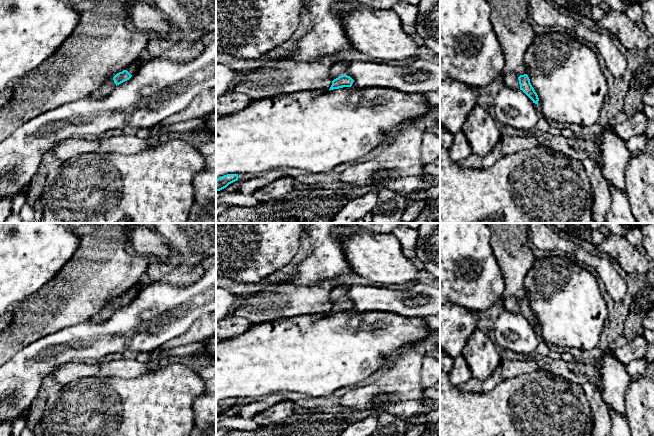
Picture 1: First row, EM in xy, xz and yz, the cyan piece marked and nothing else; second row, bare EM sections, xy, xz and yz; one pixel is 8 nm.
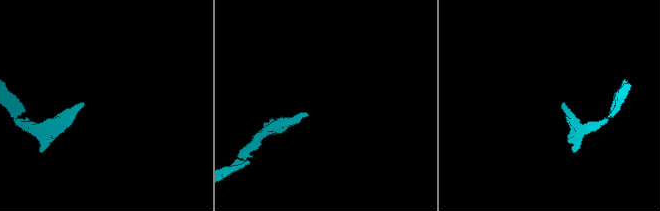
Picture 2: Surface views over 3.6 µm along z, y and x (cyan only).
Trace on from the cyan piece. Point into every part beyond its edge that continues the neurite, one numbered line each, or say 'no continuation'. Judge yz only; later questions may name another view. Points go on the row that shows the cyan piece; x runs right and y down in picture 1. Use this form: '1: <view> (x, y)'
1: yz (511, 80)

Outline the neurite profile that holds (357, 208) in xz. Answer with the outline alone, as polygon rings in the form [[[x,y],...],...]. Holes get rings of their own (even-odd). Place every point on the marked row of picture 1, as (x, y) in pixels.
[[[378,173],[376,176],[378,179],[369,185],[371,190],[360,197],[350,200],[333,217],[330,223],[353,223],[373,210],[377,204],[379,190],[385,187],[383,183],[385,173]]]

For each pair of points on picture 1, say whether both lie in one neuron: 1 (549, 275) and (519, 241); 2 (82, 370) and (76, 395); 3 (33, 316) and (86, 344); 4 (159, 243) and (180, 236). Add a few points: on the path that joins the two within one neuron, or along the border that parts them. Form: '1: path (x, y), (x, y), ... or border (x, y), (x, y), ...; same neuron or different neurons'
1: border (535, 259), (523, 280); different neurons
2: border (103, 376), (84, 376), (61, 386); different neurons
3: border (81, 322), (56, 330), (37, 339); different neurons
4: border (158, 233), (164, 238), (175, 254), (177, 262); different neurons

